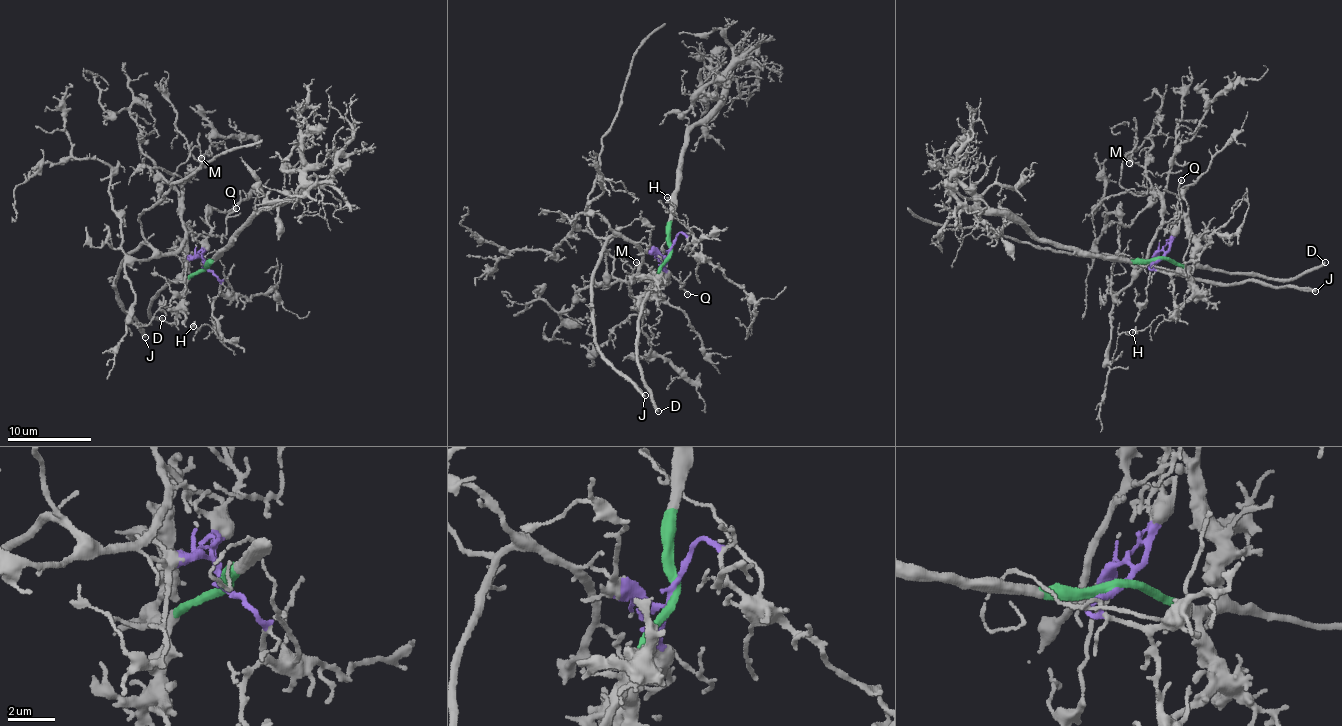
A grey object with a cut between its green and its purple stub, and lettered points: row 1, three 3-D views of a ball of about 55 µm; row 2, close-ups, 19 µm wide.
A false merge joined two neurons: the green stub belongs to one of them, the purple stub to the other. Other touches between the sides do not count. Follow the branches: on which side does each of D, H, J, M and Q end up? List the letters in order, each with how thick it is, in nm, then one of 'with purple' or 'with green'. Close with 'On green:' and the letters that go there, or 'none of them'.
D: calibre 260 nm; with green
H: calibre 200 nm; with purple
J: calibre 300 nm; with purple
M: calibre 150 nm; with purple
Q: calibre 150 nm; with purple
On green: D

